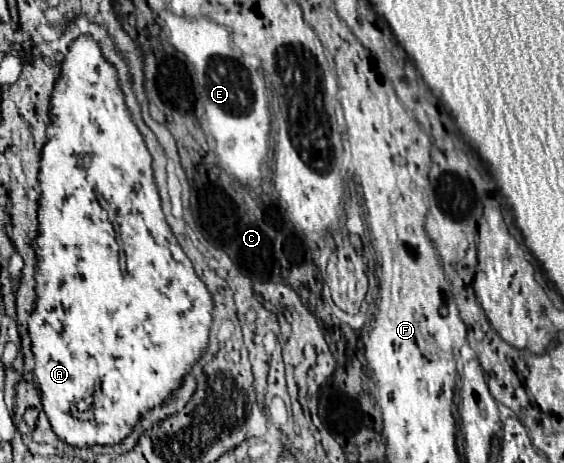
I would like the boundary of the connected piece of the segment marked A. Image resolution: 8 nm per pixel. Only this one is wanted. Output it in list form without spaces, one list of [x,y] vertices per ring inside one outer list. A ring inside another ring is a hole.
[[[80,37],[70,47],[68,59],[64,59],[62,75],[56,81],[54,95],[52,95],[52,127],[48,143],[42,149],[42,169],[40,169],[40,185],[42,185],[42,201],[40,201],[40,237],[36,239],[36,259],[38,259],[38,273],[36,273],[36,293],[38,293],[38,305],[36,313],[32,313],[30,337],[32,337],[32,353],[36,359],[36,381],[42,395],[44,411],[52,423],[54,433],[64,439],[68,445],[76,447],[88,447],[88,445],[114,445],[120,443],[136,423],[136,419],[146,413],[146,409],[160,405],[178,385],[184,373],[190,371],[192,363],[204,353],[208,343],[208,329],[212,323],[212,299],[206,289],[206,285],[196,277],[192,263],[180,249],[176,237],[172,235],[162,207],[160,197],[152,179],[152,159],[144,145],[142,135],[134,127],[130,113],[124,105],[124,95],[118,89],[116,71],[114,67],[100,55],[96,43],[90,37]],[[116,214],[116,223],[120,223],[120,237],[122,237],[122,249],[116,241],[116,231],[112,227],[111,215]],[[100,381],[100,409],[92,411],[92,393],[94,385]]]

